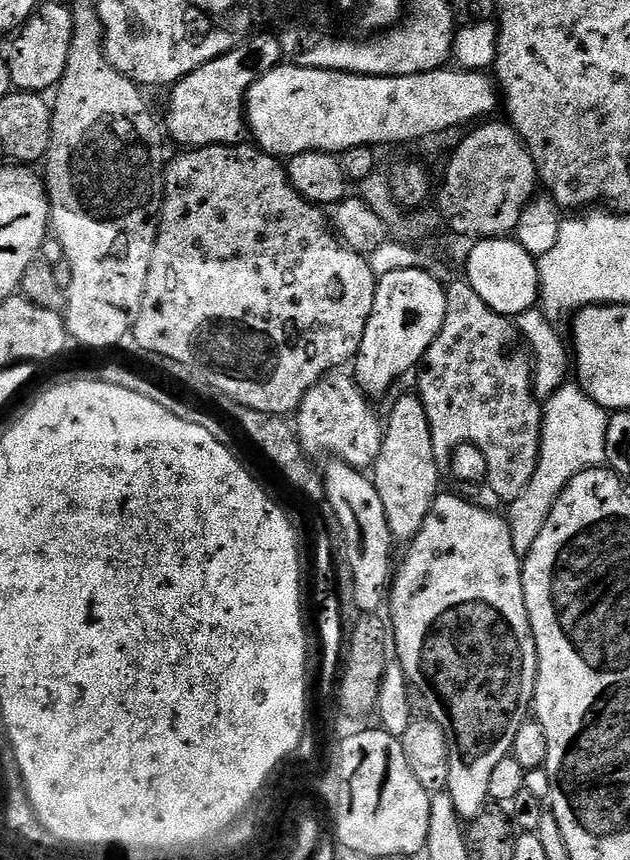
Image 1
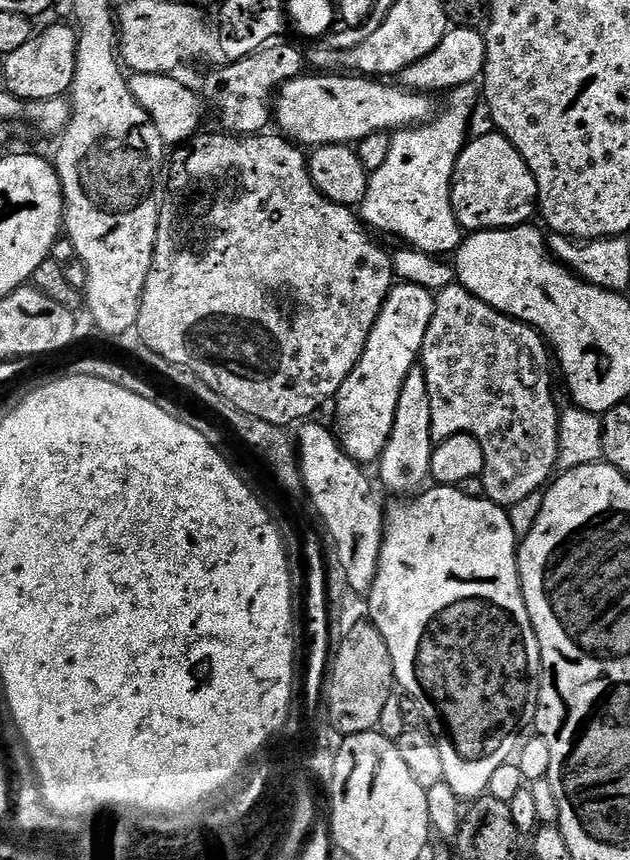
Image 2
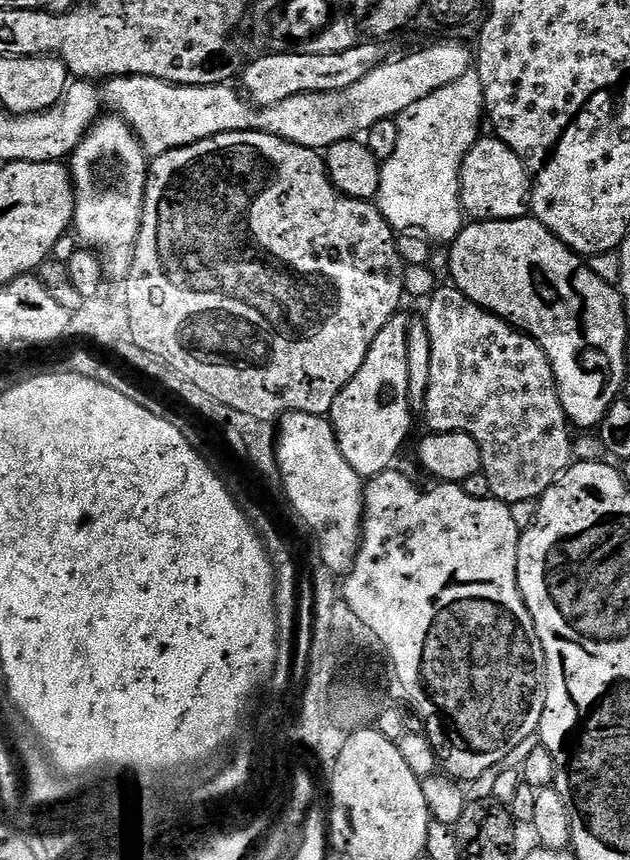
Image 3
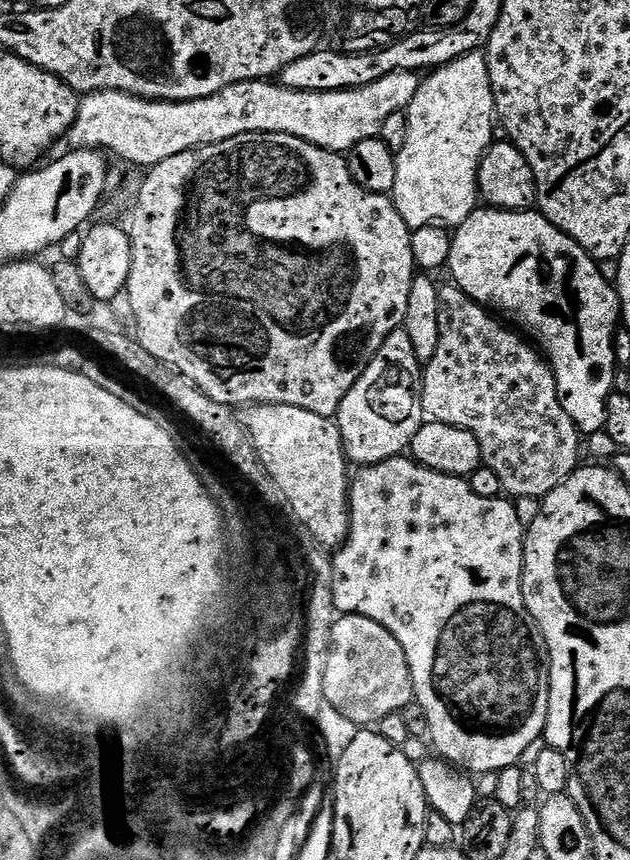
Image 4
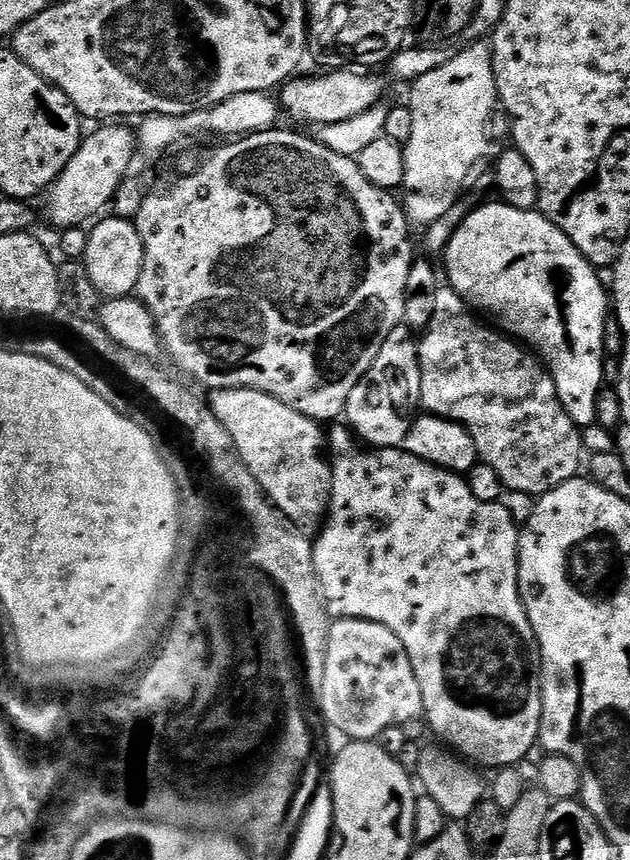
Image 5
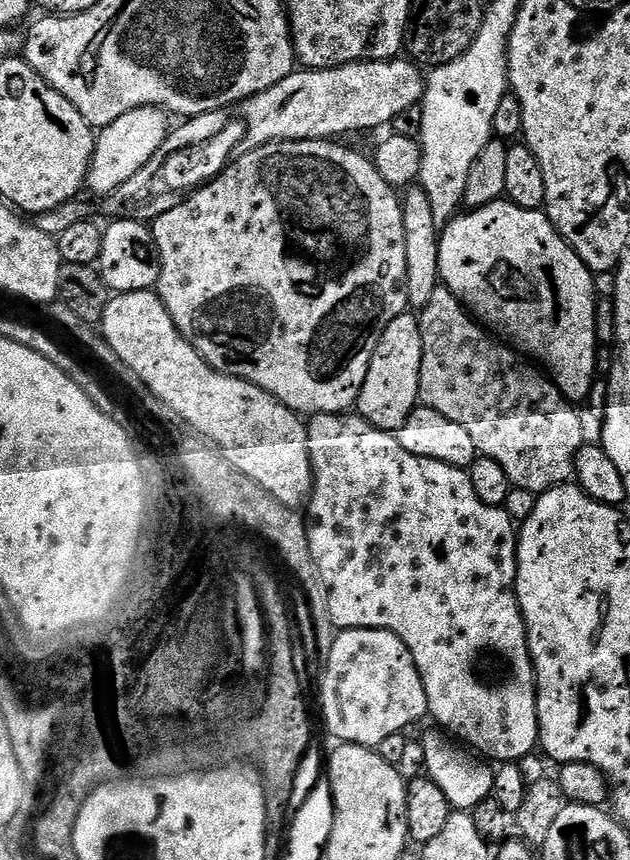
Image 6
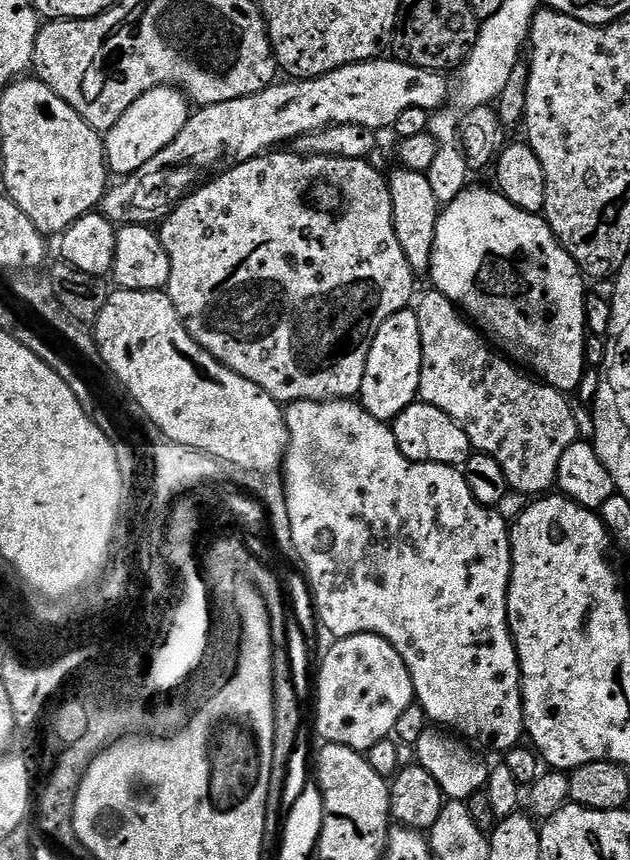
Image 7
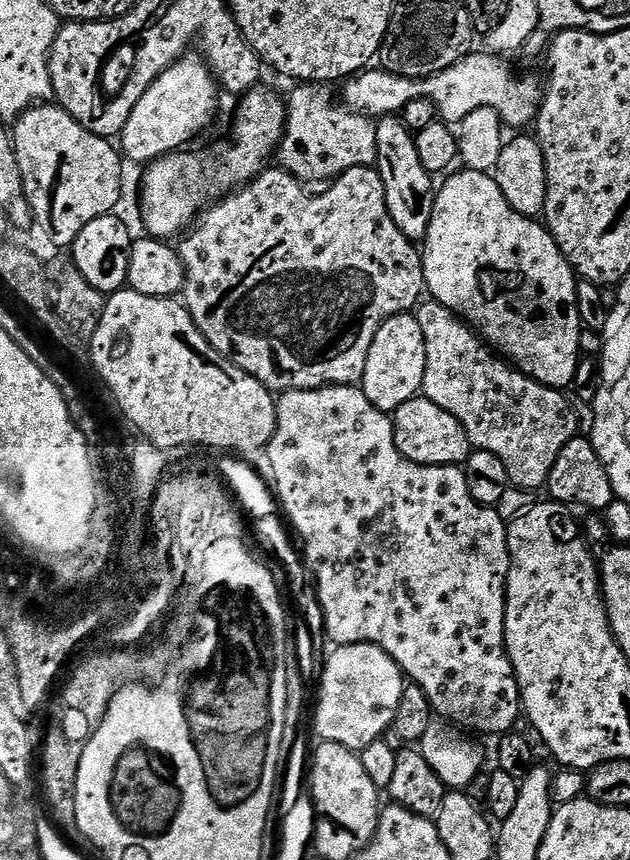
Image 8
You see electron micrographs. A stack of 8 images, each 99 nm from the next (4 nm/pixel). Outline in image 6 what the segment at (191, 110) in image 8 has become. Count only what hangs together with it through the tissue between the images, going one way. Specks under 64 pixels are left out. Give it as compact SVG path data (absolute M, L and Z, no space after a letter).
M139 108L130 110L130 114L122 114L112 124L107 124L99 129L96 138L96 149L92 155L92 161L88 167L87 191L92 191L96 198L103 198L118 190L122 182L134 178L142 166L158 154L158 146L162 146L164 139L170 131L169 117L160 108Z

